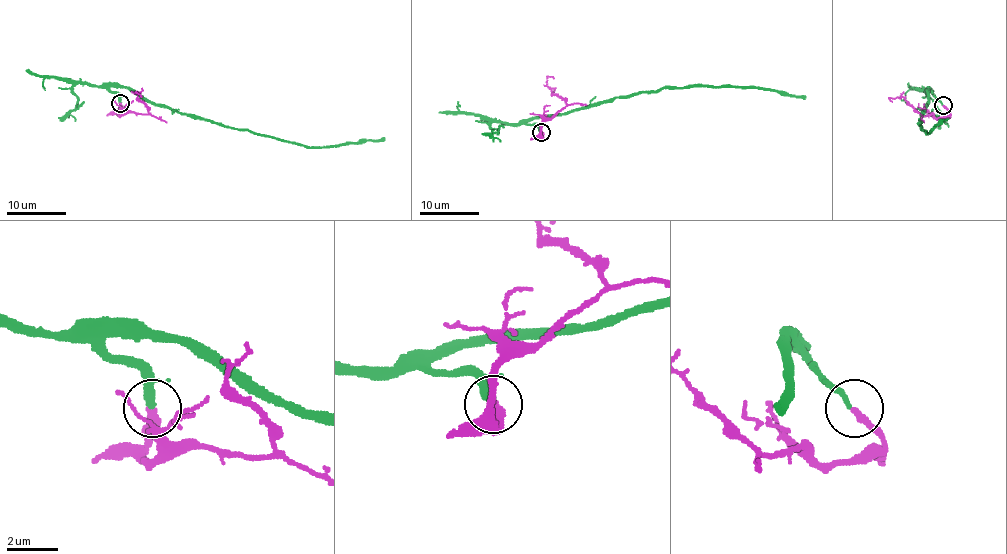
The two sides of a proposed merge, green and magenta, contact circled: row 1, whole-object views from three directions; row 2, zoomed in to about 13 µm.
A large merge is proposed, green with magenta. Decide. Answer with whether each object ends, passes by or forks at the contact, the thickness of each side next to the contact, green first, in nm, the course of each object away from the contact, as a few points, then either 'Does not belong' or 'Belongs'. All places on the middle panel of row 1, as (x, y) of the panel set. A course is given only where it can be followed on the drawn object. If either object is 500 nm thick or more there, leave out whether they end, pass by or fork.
At the ring green ends. At the ring magenta ends. Thickness 220 nm (green) against 320 nm. Course of green: (540, 131), (535, 124), (527, 122), (591, 106), (598, 102), (664, 88), (757, 87), (805, 96). Course of magenta: (540, 131), (542, 136), (541, 124), (566, 105), (547, 85), (547, 77), (553, 79). Belongs

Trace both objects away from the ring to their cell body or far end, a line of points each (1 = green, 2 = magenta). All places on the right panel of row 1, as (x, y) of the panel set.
1: (943, 105), (928, 91), (928, 102), (919, 123), (928, 133), (947, 116)
2: (943, 105), (949, 112), (937, 118), (934, 114), (921, 115), (902, 97), (890, 97), (892, 101)

